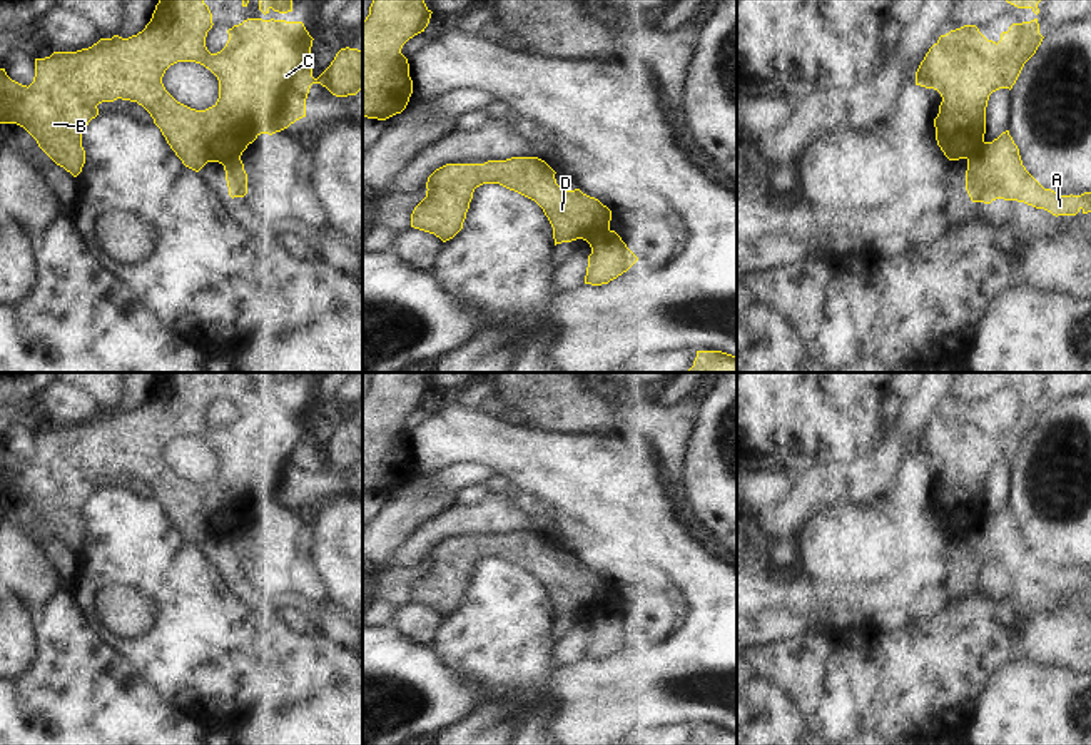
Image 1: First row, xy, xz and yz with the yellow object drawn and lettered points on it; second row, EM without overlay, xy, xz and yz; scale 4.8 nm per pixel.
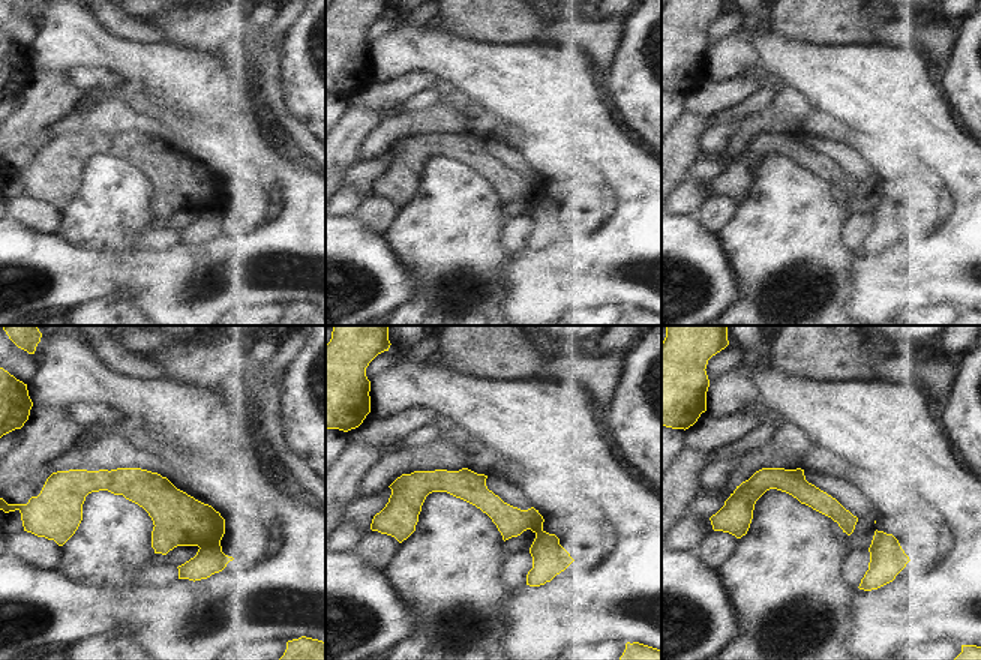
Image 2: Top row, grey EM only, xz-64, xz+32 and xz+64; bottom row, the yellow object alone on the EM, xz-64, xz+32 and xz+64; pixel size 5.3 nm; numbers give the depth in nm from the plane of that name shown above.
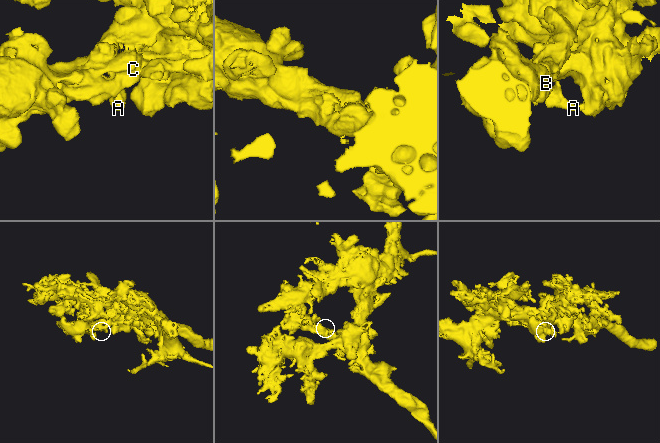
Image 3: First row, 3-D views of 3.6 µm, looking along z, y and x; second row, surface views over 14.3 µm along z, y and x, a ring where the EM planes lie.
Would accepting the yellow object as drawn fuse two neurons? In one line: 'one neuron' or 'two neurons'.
two neurons

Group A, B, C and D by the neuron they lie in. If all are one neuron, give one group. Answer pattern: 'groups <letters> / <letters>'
groups A / B C D

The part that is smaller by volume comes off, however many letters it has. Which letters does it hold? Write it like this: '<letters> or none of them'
A

